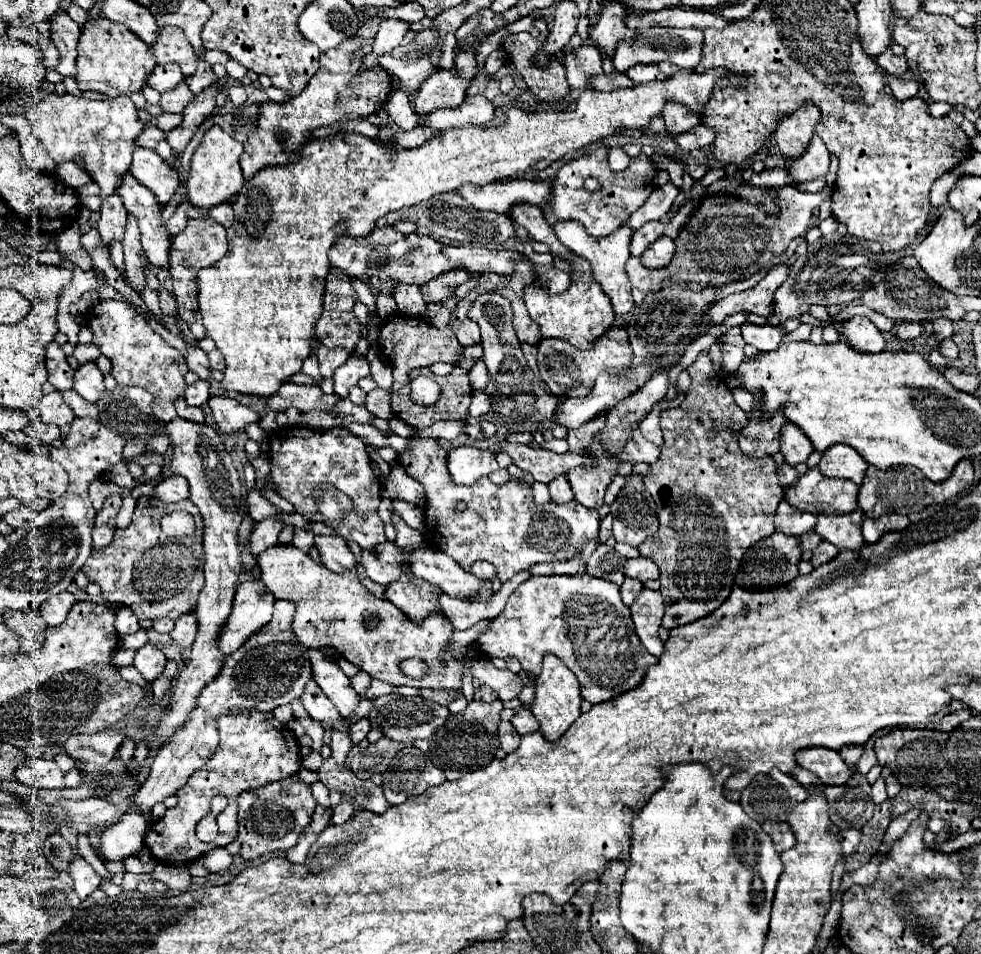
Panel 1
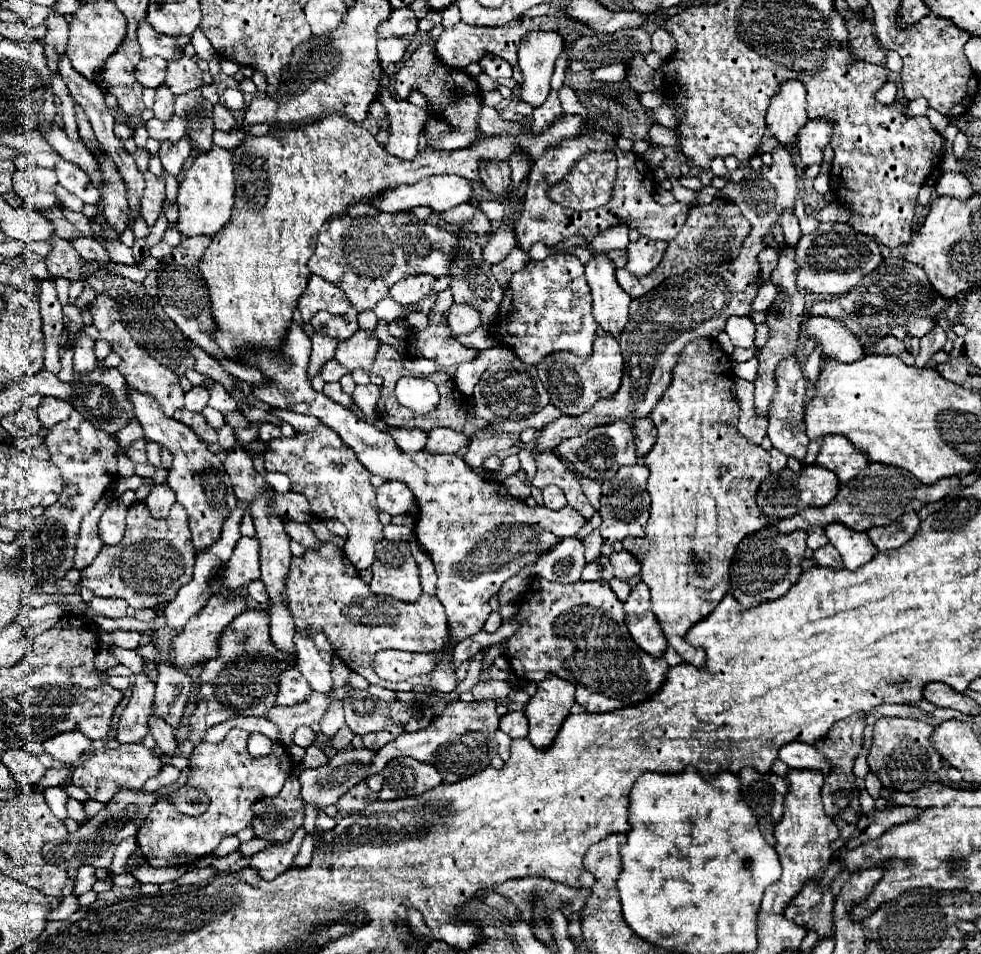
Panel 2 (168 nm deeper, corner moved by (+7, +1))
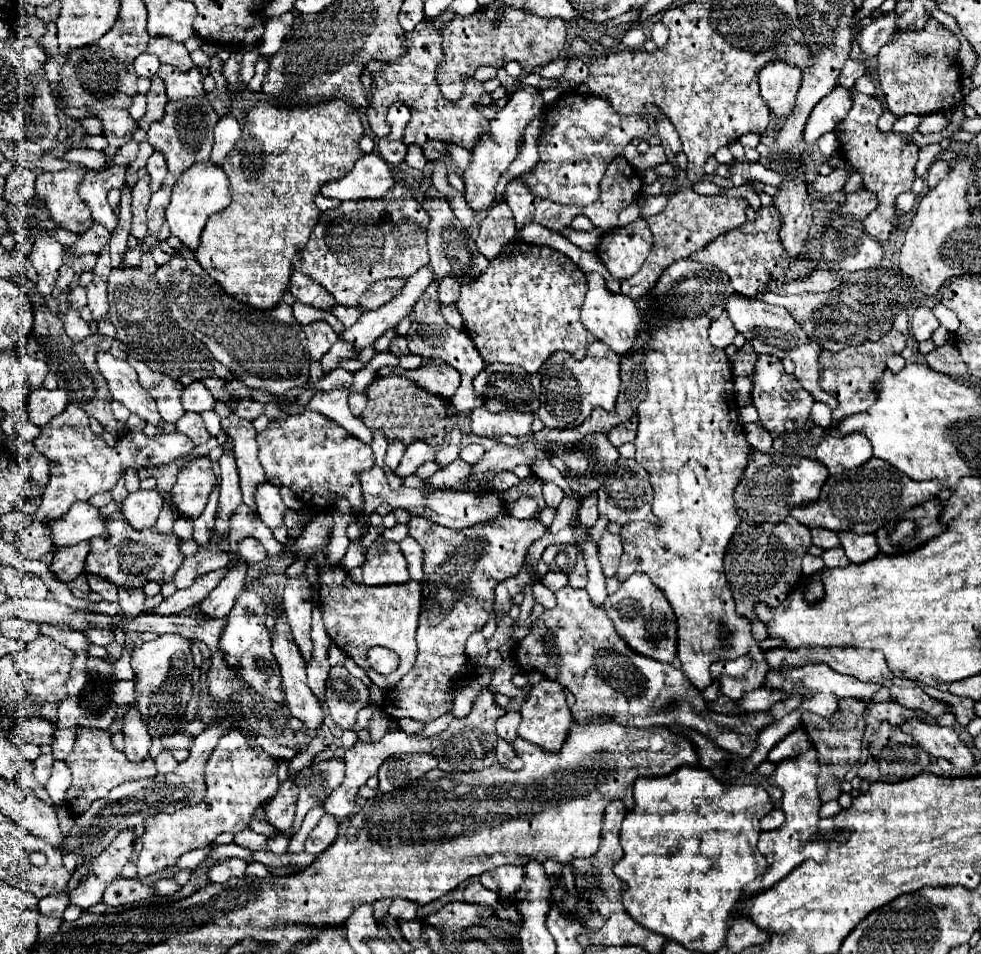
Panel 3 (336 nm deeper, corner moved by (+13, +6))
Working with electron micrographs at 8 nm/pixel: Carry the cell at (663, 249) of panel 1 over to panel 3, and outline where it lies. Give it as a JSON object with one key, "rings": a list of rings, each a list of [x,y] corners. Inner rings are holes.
{"rings":[[[637,219],[627,227],[617,227],[611,233],[605,233],[597,247],[597,255],[613,277],[627,279],[641,269],[653,247],[651,241],[653,235],[647,227],[647,221]]]}

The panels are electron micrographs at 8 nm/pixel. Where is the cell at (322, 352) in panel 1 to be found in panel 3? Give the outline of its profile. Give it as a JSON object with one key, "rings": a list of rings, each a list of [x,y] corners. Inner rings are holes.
{"rings":[[[317,321],[317,323],[309,323],[303,327],[307,341],[309,341],[309,353],[311,359],[319,361],[329,349],[331,345],[337,341],[337,333],[331,329],[331,325],[327,325],[325,321]]]}

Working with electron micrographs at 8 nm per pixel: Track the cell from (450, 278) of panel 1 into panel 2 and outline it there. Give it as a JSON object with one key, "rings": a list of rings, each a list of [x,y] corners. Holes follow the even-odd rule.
{"rings":[[[419,274],[415,278],[405,278],[403,282],[397,282],[395,286],[391,286],[389,296],[403,306],[417,304],[431,292],[433,282],[435,282],[435,278],[431,278],[427,274]]]}

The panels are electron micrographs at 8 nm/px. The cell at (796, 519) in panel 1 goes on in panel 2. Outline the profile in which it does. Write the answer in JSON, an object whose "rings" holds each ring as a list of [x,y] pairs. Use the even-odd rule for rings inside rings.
{"rings":[[[871,462],[851,482],[847,482],[839,488],[839,494],[837,494],[839,500],[833,498],[833,502],[823,506],[823,508],[801,510],[799,514],[795,514],[791,518],[779,520],[775,526],[777,526],[777,530],[783,530],[783,534],[787,534],[787,532],[793,532],[795,528],[807,530],[813,524],[825,528],[833,522],[841,522],[843,526],[847,526],[855,532],[867,532],[875,526],[889,526],[897,518],[901,518],[903,514],[907,514],[911,510],[919,510],[925,504],[939,502],[957,486],[959,486],[959,478],[955,478],[955,476],[943,478],[943,480],[937,480],[937,482],[925,486],[917,478],[911,478],[911,474],[907,474],[907,470],[899,470],[895,466],[883,466],[883,464]]]}

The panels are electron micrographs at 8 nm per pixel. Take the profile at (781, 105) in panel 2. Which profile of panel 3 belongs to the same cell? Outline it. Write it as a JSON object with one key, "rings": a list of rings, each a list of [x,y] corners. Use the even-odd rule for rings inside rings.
{"rings":[[[781,61],[771,63],[761,69],[759,87],[769,111],[779,119],[787,119],[795,105],[795,95],[801,87],[801,71]]]}

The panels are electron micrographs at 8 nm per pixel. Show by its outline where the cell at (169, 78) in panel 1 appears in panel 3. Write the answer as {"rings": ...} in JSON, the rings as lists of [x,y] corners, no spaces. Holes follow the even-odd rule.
{"rings":[[[141,53],[137,59],[135,59],[135,71],[139,77],[153,77],[159,69],[159,59],[155,55],[149,55],[149,53]]]}

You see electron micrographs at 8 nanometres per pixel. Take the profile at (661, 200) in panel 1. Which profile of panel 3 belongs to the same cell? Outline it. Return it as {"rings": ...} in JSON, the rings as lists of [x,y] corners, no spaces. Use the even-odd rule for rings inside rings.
{"rings":[[[567,227],[565,231],[561,231],[563,237],[567,237],[571,243],[575,243],[577,247],[581,247],[583,251],[597,251],[597,241],[601,241],[603,231],[601,229],[591,229],[591,231],[575,231],[571,227]]]}

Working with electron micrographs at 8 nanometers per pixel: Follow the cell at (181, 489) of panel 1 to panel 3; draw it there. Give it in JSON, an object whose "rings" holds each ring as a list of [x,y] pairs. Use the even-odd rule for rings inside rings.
{"rings":[[[139,489],[125,497],[121,513],[135,529],[145,529],[155,525],[161,507],[163,507],[163,497],[159,495],[157,489],[153,491]]]}

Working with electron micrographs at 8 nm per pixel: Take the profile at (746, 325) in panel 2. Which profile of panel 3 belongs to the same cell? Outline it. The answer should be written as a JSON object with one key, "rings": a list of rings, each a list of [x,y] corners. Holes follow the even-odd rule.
{"rings":[[[723,311],[723,313],[719,315],[719,319],[711,323],[711,329],[709,329],[709,341],[711,341],[715,347],[725,349],[727,345],[733,343],[735,335],[737,335],[737,331],[733,329],[733,323],[729,321],[729,315]]]}

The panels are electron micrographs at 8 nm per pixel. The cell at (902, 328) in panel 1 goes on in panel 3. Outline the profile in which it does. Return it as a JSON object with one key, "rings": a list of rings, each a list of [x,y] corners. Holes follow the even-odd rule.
{"rings":[[[919,309],[919,313],[909,321],[909,331],[915,341],[927,341],[937,327],[939,321],[931,309]]]}

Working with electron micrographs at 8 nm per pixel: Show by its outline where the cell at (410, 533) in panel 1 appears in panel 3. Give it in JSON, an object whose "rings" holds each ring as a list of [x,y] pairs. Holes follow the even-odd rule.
{"rings":[[[379,537],[365,555],[363,583],[365,585],[399,585],[409,581],[407,561],[399,549],[399,543]]]}

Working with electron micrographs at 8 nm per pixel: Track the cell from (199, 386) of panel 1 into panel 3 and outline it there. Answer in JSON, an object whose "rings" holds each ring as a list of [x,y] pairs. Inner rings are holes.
{"rings":[[[193,381],[189,387],[183,389],[181,403],[183,403],[185,411],[203,413],[203,411],[213,409],[213,395],[209,393],[209,389],[201,381]]]}

